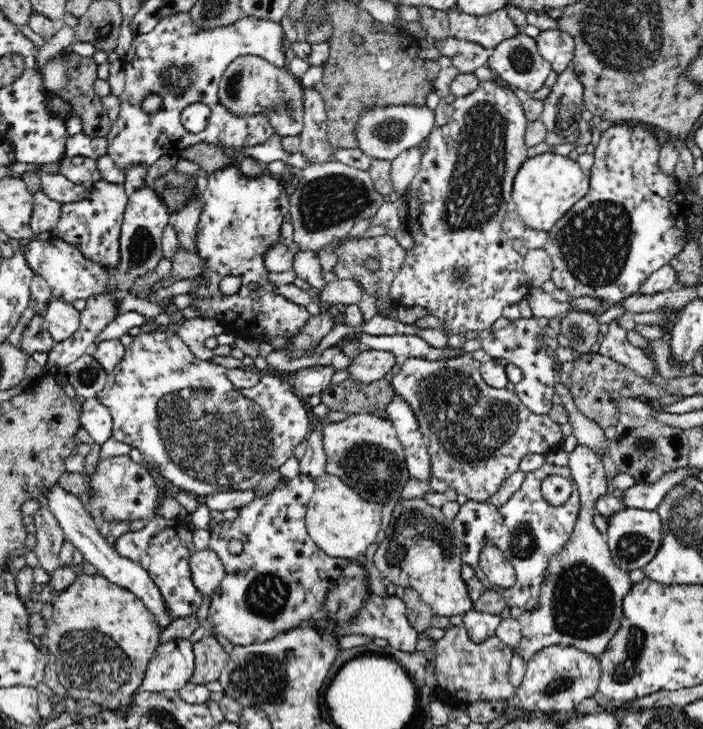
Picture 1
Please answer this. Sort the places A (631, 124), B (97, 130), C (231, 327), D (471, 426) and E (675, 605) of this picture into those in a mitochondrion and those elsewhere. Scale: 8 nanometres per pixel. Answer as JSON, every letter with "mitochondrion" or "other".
{"A":"other","B":"other","C":"other","D":"mitochondrion","E":"other"}

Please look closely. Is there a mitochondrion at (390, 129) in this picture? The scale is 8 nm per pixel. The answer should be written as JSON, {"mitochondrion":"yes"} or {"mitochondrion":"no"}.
{"mitochondrion":"yes"}

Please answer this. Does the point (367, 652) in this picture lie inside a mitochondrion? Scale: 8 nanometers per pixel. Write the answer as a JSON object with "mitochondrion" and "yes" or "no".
{"mitochondrion":"no"}

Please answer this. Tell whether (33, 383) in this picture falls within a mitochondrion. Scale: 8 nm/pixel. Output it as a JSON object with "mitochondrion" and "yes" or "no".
{"mitochondrion":"no"}

